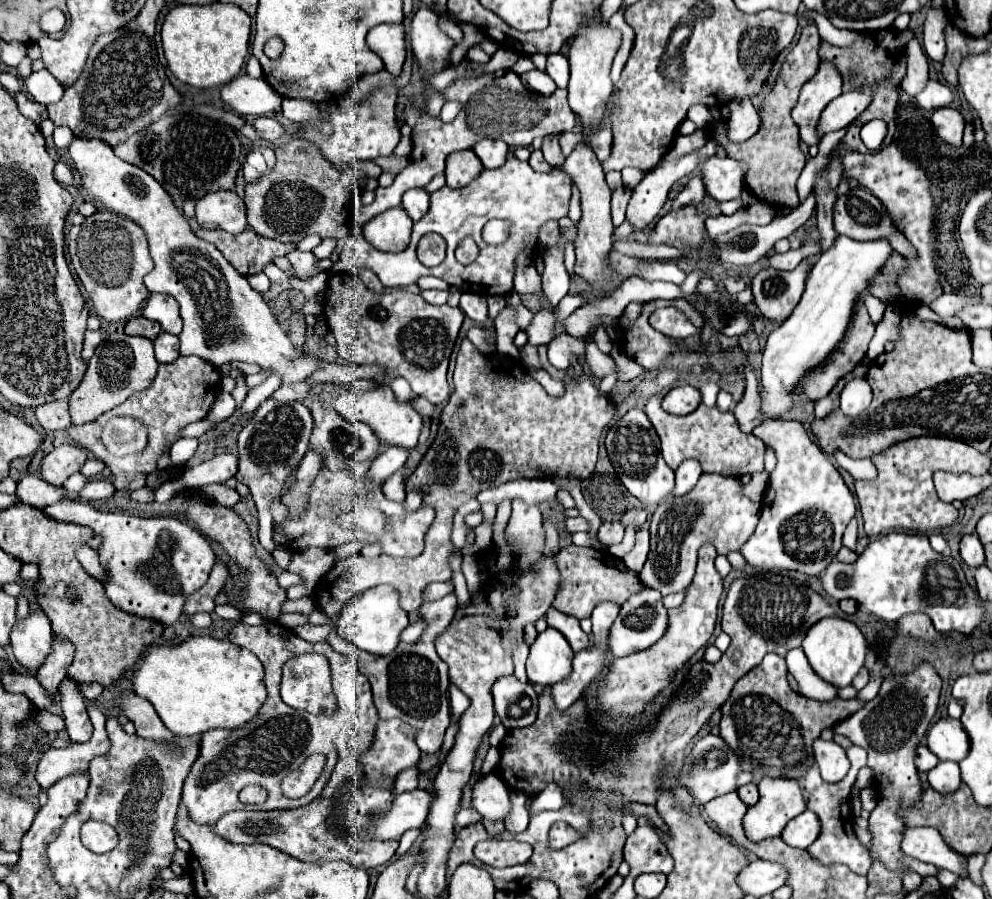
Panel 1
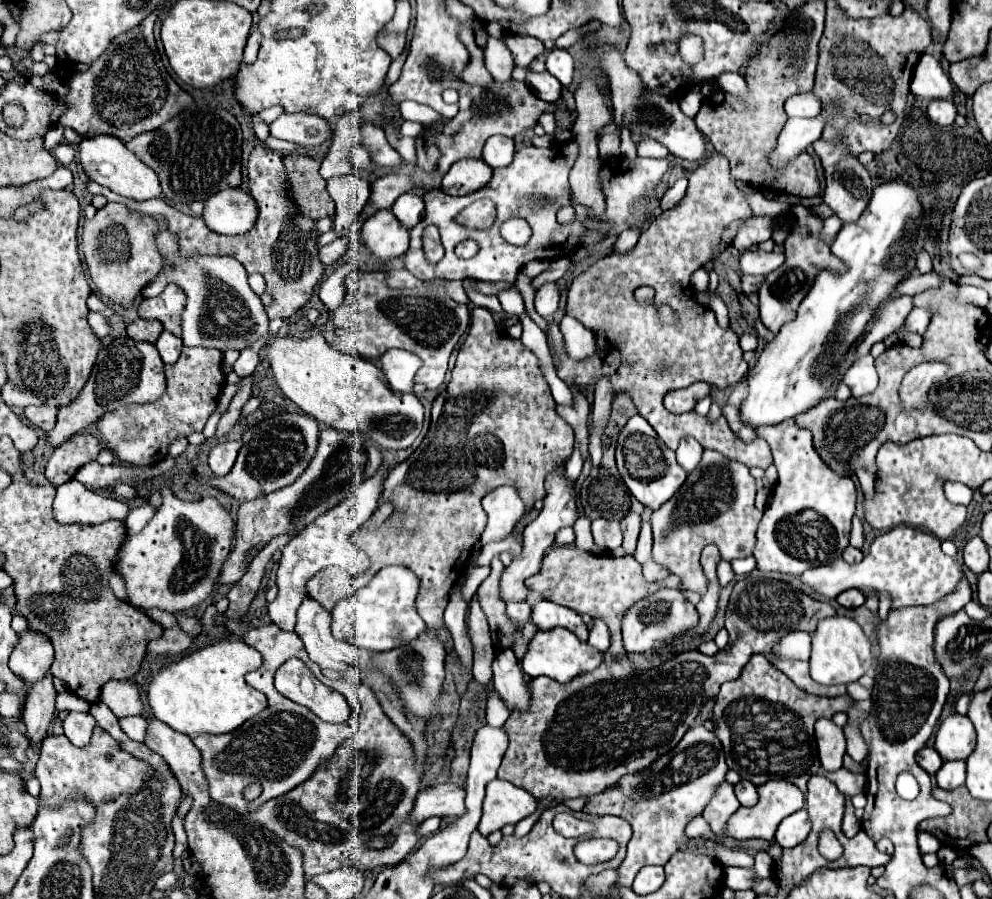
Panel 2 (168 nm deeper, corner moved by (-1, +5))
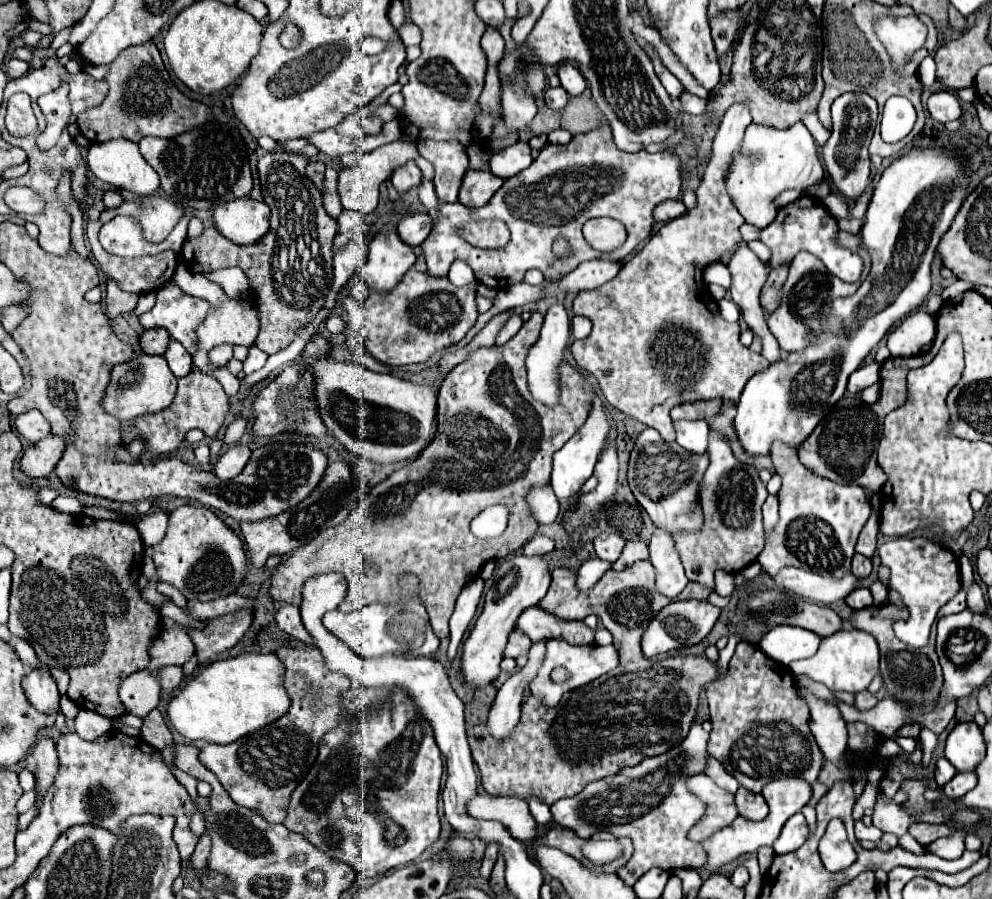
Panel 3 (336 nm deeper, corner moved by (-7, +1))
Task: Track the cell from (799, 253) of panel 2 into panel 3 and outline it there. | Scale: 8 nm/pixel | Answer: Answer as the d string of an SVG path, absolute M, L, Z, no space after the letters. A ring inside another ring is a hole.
M838 231L837 242L840 246L851 250L851 246L858 246L858 254L864 260L864 269L861 277L854 283L847 283L840 281L838 277L834 277L826 267L824 263L814 257L812 253L798 253L790 265L790 273L788 273L788 279L782 287L782 301L780 301L780 307L770 313L768 317L768 329L772 331L772 335L778 339L780 347L786 349L788 353L790 351L798 351L798 349L804 349L808 343L810 343L810 337L814 335L814 331L818 329L820 325L820 317L824 317L830 309L830 301L834 297L842 297L842 295L850 295L858 289L858 285L864 281L864 277L868 276L870 272L870 257L868 253L864 251L864 247L860 245L860 235L853 235L852 233L846 233L846 231Z

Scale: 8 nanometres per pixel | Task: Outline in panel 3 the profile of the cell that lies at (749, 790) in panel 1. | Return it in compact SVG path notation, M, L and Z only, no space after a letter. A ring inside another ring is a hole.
M740 787L736 791L736 805L738 805L740 815L750 821L762 821L768 815L768 805L766 805L764 797L758 793L752 793L744 787Z

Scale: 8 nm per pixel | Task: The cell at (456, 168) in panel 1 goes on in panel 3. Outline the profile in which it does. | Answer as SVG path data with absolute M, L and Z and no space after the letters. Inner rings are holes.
M468 169L460 185L458 201L466 207L482 207L500 189L500 185L502 185L502 179L492 175L490 171Z

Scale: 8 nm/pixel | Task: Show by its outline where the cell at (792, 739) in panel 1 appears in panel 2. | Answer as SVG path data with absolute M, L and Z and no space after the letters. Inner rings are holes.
M752 655L750 661L744 665L740 677L732 683L724 683L720 687L720 693L714 699L714 733L722 743L726 765L734 769L742 779L752 781L756 787L766 783L770 779L770 773L776 777L782 777L786 781L796 783L806 793L806 783L812 773L820 769L818 761L818 749L814 741L814 723L820 717L832 717L838 711L848 711L852 699L848 695L844 697L818 697L804 693L798 689L780 669L776 669L764 655Z

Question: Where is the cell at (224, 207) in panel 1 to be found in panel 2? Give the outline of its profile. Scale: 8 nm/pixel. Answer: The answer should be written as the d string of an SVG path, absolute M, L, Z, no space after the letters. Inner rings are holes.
M222 189L206 201L206 225L220 235L240 235L254 227L258 205L250 193L242 189Z

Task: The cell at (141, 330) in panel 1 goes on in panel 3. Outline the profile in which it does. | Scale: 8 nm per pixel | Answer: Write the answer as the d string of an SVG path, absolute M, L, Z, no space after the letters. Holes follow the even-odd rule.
M146 329L140 337L140 347L148 355L162 355L168 347L168 341L170 335L166 333L166 329Z

